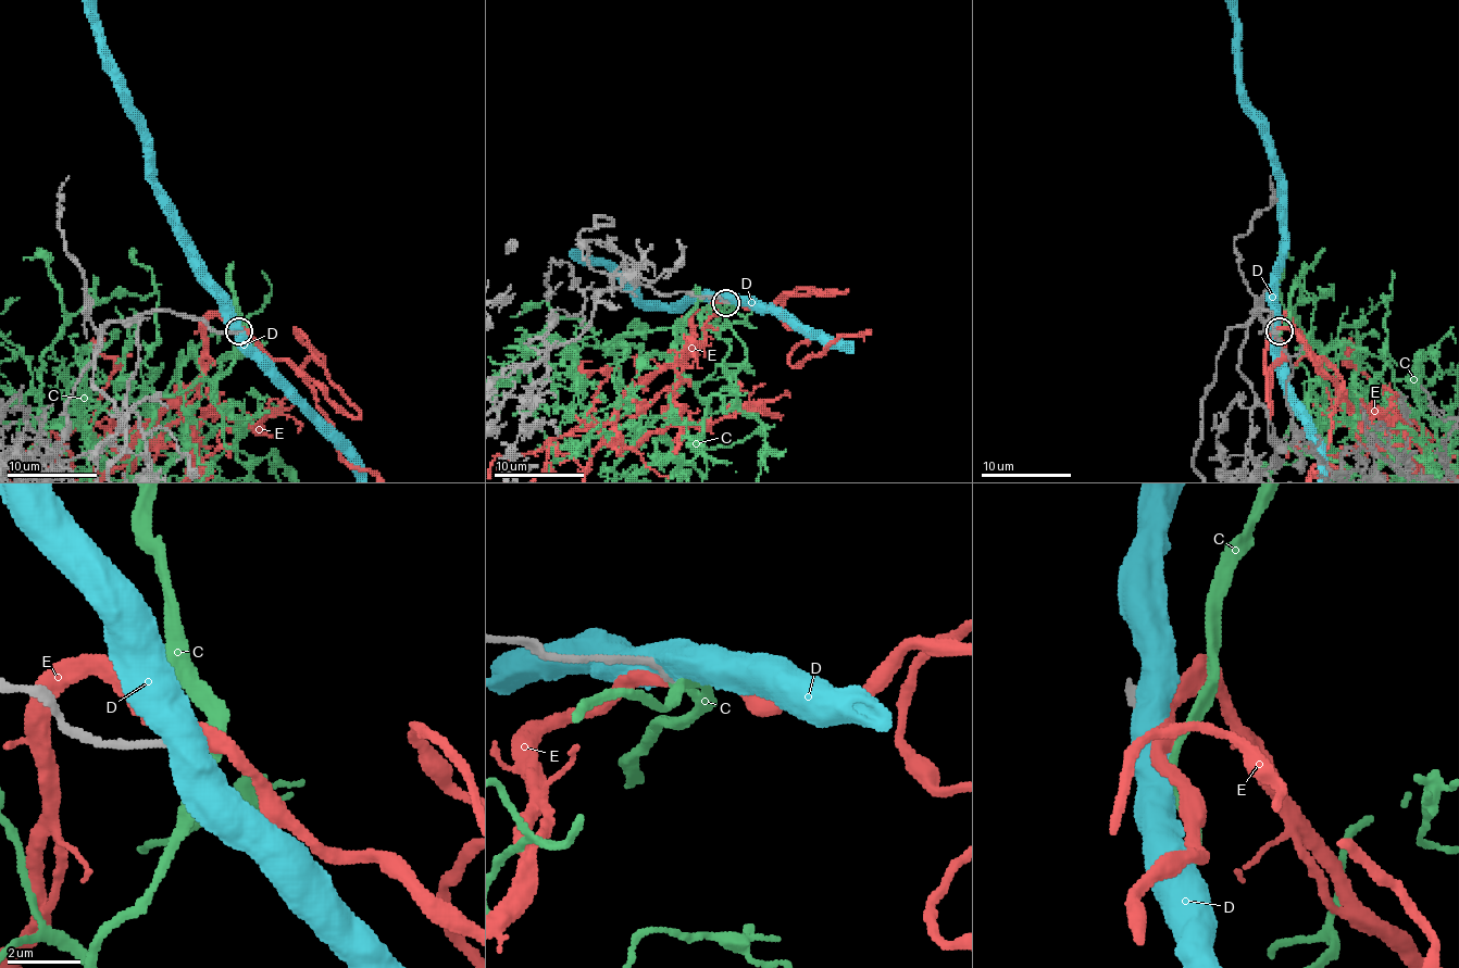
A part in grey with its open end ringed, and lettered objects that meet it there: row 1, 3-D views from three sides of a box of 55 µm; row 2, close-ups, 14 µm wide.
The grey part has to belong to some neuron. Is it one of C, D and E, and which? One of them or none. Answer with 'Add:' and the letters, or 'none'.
Add: C

